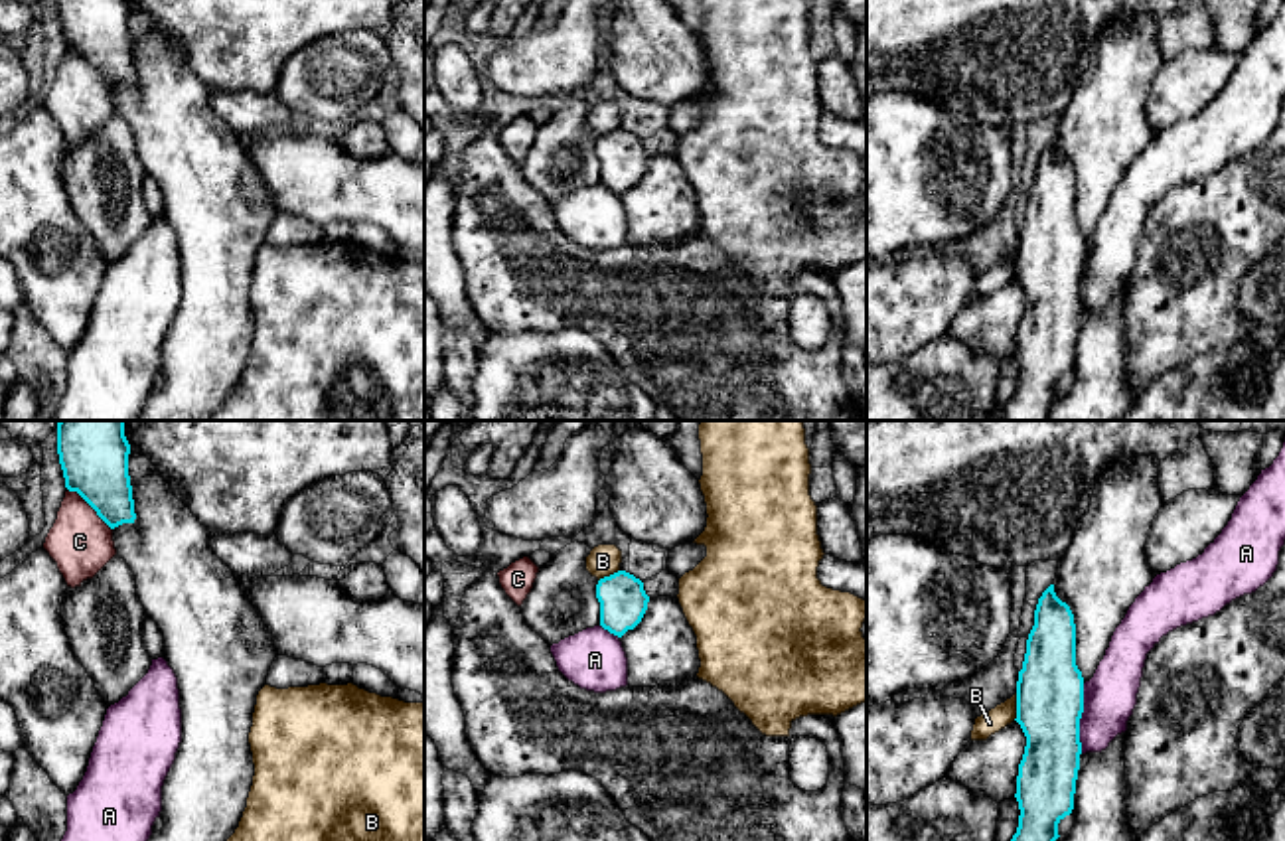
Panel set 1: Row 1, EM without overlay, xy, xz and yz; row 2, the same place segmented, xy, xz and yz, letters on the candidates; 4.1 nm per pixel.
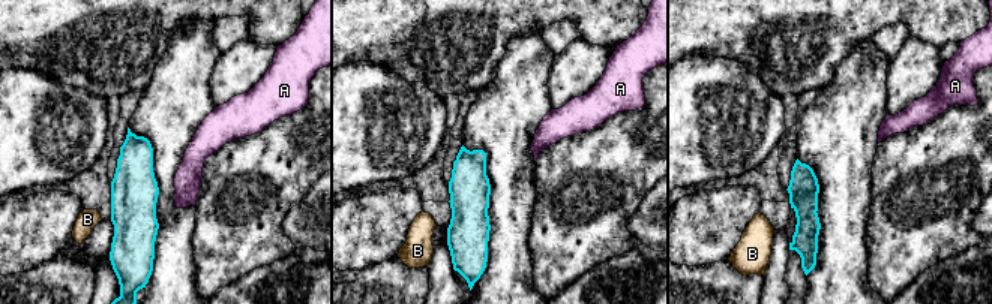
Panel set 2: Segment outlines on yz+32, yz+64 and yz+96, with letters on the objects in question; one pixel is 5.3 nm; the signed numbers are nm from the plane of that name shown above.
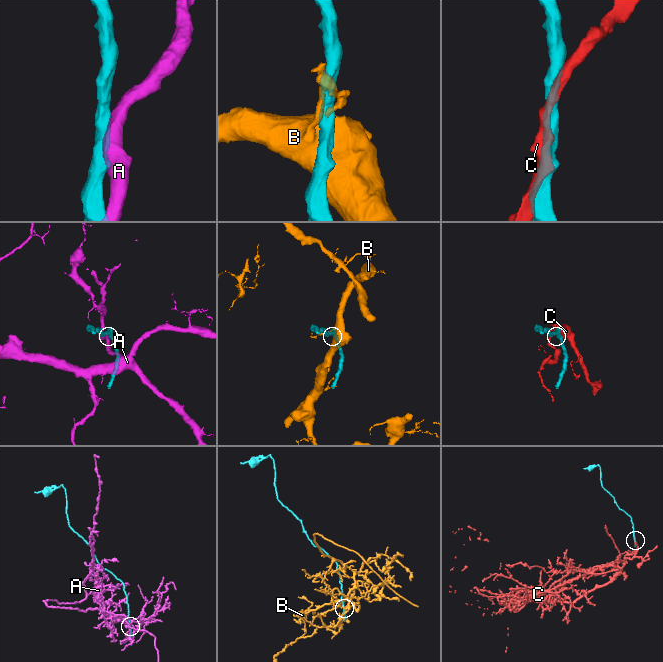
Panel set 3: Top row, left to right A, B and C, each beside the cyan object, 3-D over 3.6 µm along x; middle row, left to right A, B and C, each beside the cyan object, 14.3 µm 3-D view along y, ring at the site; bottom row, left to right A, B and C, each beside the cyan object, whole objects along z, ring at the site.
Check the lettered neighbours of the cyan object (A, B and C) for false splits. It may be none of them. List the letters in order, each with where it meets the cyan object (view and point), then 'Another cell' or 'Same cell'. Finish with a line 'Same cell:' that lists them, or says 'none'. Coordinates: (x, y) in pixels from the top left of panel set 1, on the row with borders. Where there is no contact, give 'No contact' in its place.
A: Touches cyan at yz (1080, 717). Another cell
B: Touches cyan at yz (1017, 707). Another cell
C: Touches cyan at xy (91, 506). Another cell
Same cell: none

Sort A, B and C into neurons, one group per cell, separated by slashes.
A / B / C

